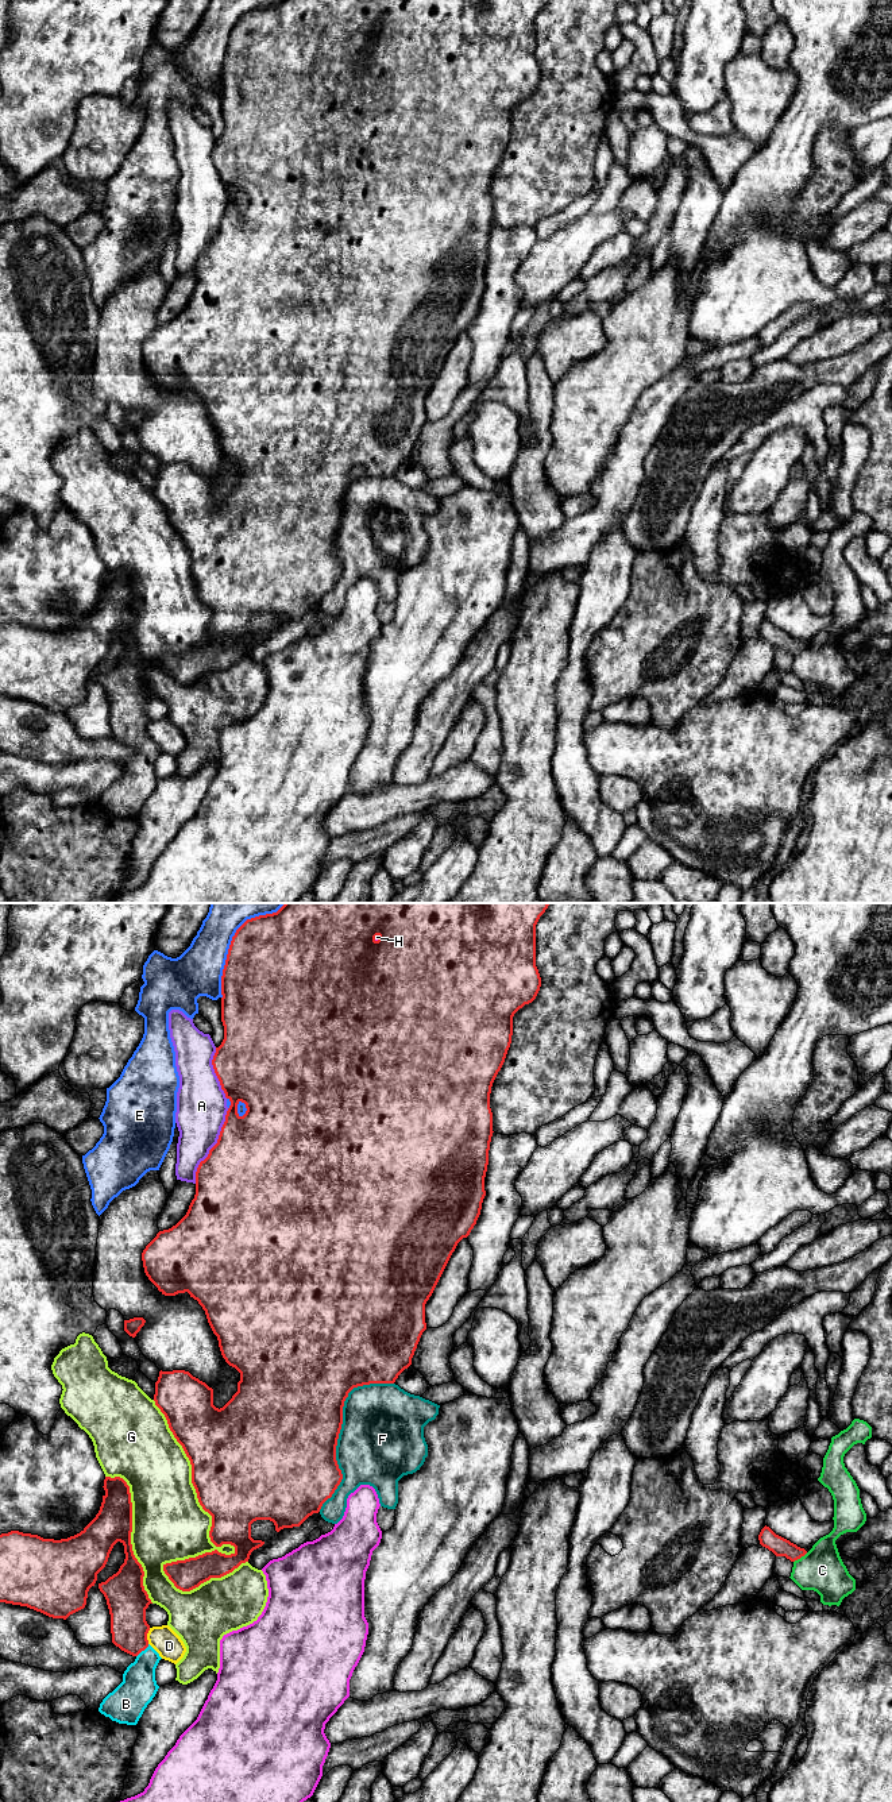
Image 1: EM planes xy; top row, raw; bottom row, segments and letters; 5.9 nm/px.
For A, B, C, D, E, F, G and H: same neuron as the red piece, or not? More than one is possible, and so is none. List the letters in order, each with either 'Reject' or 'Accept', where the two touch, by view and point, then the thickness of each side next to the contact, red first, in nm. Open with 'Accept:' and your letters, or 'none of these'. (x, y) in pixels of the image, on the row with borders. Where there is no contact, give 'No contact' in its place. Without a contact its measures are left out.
Accept: B
A: Reject. Touches red at xy (213, 1146). Thickness 500 nm (red) against 300 nm
B: Accept. Touches red at xy (142, 1650). Thickness 220 nm (red) against 200 nm
C: Reject. Touches red at xy (800, 1557). Thickness 110 nm (red) against 260 nm
D: Reject. Touches red at xy (146, 1636). Thickness 240 nm (red) against 160 nm
E: Reject. Touches red at xy (232, 940). Thickness 500 nm (red) against 280 nm
F: Reject. Touches red at xy (340, 1428). Thickness 500 nm (red) against 500 nm
G: Reject. Touches red at xy (212, 1517). Thickness 480 nm (red) against 420 nm
H: Reject. Touches red at xy (379, 938). Thickness 500 nm (red) against 20 nm

